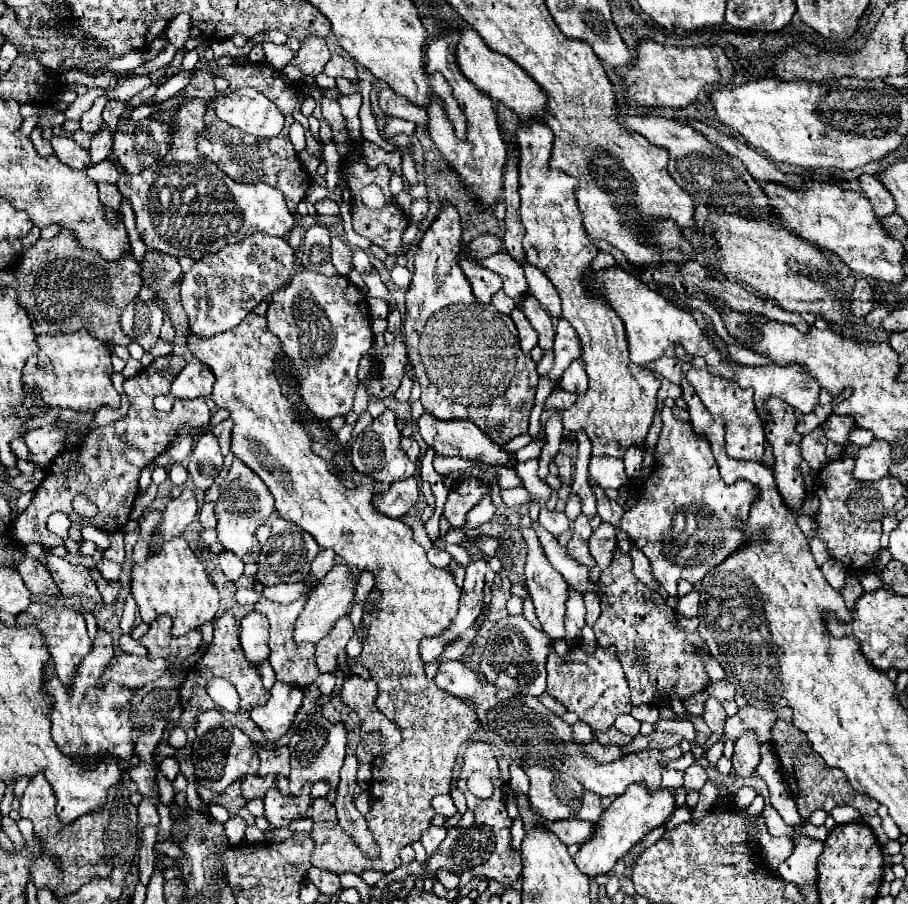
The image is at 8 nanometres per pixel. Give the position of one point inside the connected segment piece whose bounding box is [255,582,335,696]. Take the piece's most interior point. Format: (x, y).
(293, 663)

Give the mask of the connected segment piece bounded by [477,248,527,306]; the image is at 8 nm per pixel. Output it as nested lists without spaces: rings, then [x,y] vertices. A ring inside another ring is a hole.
[[[499,250],[499,254],[493,254],[489,258],[479,258],[477,264],[485,266],[487,270],[497,272],[503,278],[503,290],[507,296],[511,296],[515,300],[515,304],[519,306],[521,296],[527,292],[527,280],[523,274],[523,266],[519,266],[509,254],[507,250]]]

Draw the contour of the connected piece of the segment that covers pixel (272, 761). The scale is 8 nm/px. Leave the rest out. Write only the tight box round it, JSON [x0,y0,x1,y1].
[259,746,289,776]

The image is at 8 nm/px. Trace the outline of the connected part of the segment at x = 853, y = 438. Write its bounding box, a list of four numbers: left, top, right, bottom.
[849,428,873,446]

